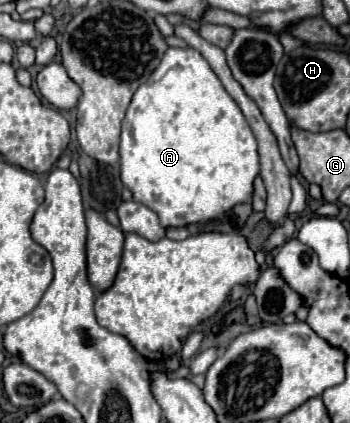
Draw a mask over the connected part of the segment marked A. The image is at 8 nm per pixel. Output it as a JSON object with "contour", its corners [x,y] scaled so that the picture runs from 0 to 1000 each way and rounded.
{"contour":[[[486,111],[429,187],[389,210],[349,291],[343,409],[383,475],[451,504],[469,541],[594,527],[663,489],[714,475],[726,423],[743,409],[737,333],[726,333],[726,314],[703,296],[680,243],[646,220],[594,144],[560,116]]]}

